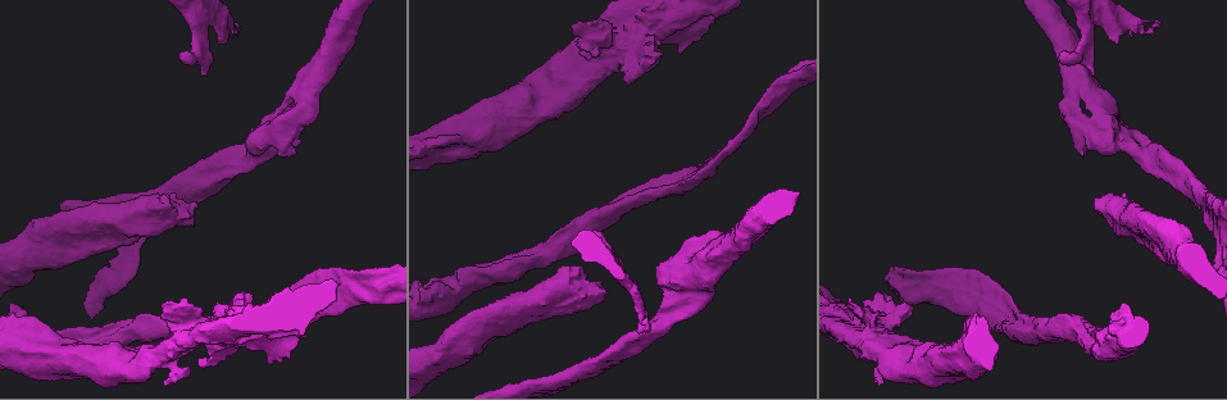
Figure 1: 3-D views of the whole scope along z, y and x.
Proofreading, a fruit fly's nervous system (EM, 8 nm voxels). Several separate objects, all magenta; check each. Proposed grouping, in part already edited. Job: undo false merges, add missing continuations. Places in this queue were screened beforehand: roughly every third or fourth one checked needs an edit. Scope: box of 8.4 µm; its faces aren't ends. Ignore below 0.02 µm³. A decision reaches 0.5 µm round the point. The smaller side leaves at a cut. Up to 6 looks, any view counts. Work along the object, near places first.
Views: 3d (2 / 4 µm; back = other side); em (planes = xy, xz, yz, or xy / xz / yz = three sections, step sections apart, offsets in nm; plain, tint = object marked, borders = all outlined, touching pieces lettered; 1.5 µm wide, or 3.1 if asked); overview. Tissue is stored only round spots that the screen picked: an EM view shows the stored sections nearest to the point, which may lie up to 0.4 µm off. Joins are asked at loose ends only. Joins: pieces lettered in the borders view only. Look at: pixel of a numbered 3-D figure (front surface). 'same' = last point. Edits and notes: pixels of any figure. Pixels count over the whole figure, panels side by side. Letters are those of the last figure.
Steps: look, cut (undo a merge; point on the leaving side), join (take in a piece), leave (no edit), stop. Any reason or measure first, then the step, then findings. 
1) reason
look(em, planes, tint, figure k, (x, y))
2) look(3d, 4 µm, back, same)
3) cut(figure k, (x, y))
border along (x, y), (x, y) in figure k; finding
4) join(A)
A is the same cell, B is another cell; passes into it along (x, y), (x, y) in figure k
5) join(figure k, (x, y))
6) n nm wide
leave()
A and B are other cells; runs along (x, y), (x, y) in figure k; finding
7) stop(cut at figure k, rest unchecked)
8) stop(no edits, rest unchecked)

free end
look(3d, 4 µm, figure 1, (29, 315))

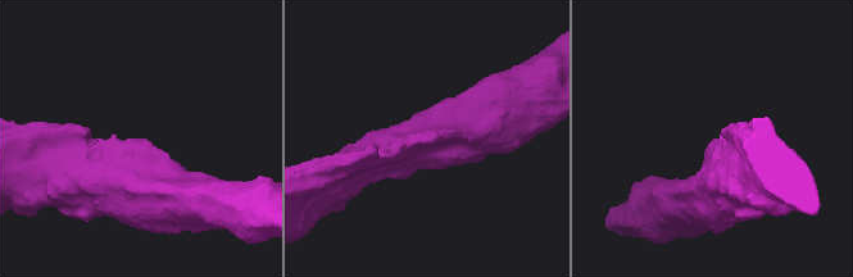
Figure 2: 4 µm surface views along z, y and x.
look(em, planes, tint, figure 2, (425, 143))

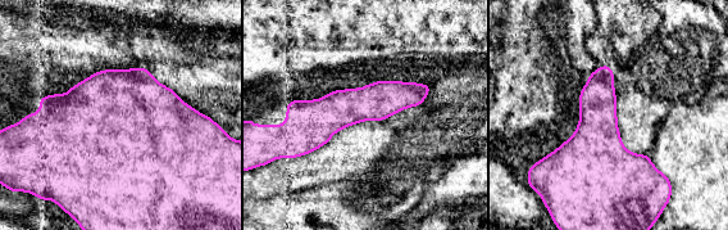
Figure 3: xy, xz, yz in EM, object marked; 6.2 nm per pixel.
look(em, planes, borders, same)

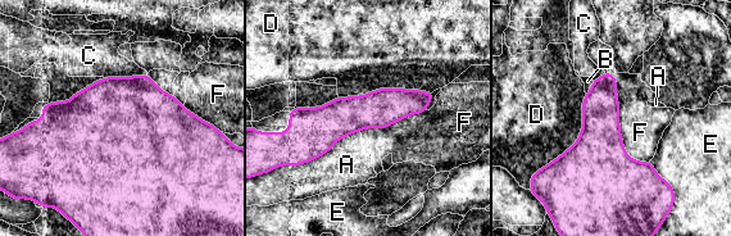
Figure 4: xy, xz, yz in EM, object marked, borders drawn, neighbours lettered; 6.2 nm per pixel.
F touches over 600 nm
join(B)
B is the same cell, A, C, D, E and F are other cells; passes into it along (600, 109), (591, 87), (588, 81) in figure 4; it goes on there

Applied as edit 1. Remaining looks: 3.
stops while still wide
look(3d, 4 µm, figure 1, (884, 294))

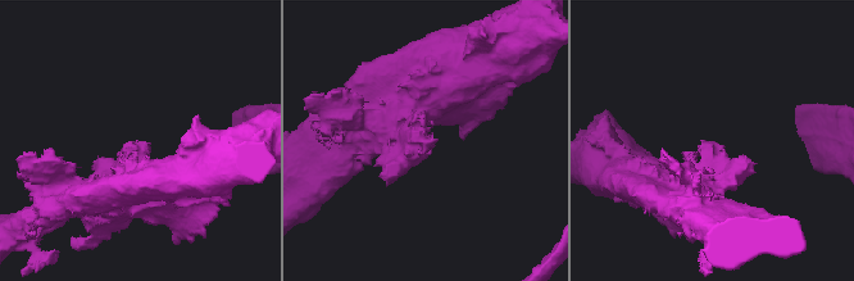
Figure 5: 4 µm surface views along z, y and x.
look(em, planes, borders, figure 5, (712, 142))

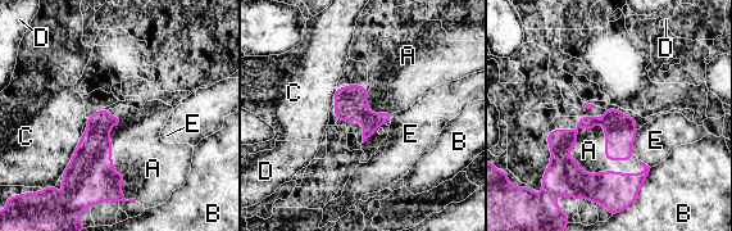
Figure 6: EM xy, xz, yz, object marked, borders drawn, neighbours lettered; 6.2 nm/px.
leave()
A, B, C, D and E are other cells; border along (567, 150), (582, 171), (645, 171) in figure 6; none of them fits

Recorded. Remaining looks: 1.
stop(join at figure 4, rest unchecked)

